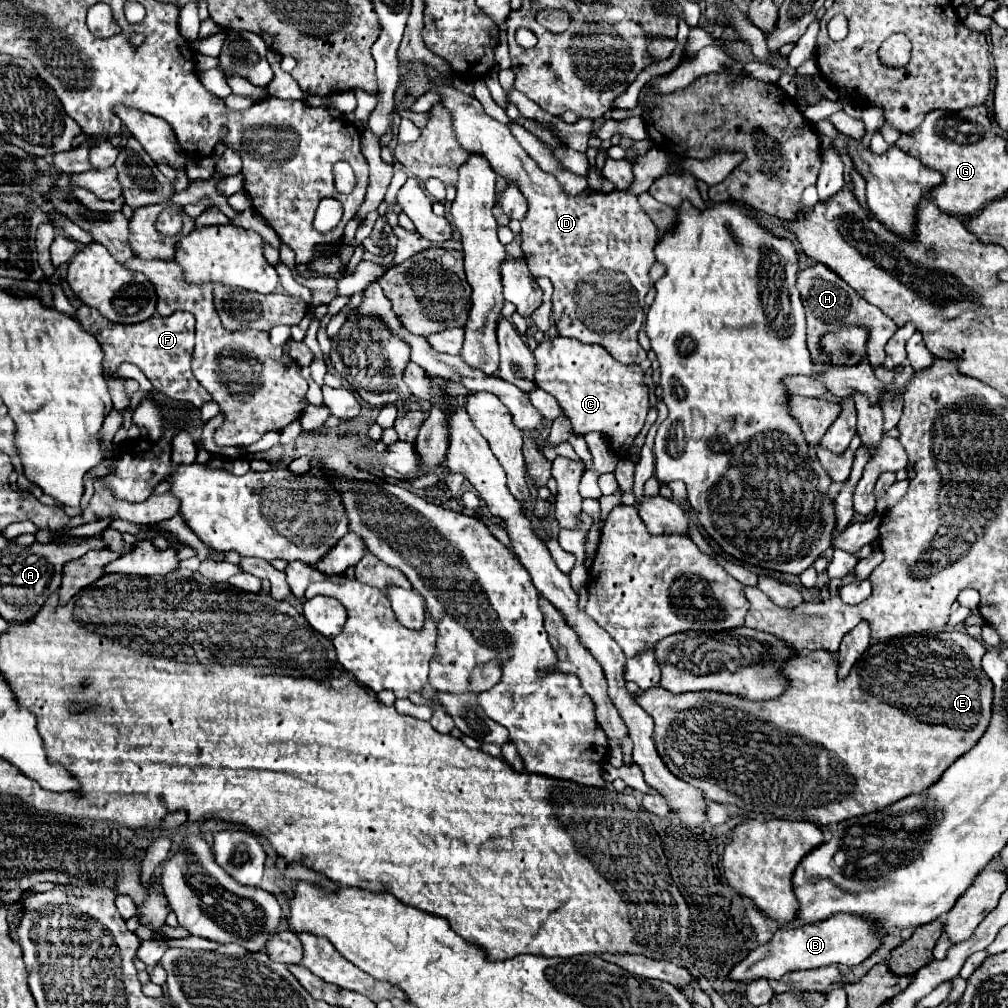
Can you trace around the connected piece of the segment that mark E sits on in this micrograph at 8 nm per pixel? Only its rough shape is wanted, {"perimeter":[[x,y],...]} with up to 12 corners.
{"perimeter":[[964,632],[824,650],[786,690],[638,704],[712,802],[822,826],[924,792],[986,732]]}

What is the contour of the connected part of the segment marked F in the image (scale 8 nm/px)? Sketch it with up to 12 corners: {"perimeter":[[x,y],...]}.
{"perimeter":[[90,306],[78,320],[104,350],[114,408],[130,362],[168,400],[200,410],[210,394],[190,370],[194,316],[122,326]]}

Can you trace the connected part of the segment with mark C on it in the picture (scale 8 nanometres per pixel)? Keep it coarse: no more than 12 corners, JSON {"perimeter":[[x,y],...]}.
{"perimeter":[[562,336],[538,344],[538,386],[574,434],[624,458],[650,392],[636,364]]}

